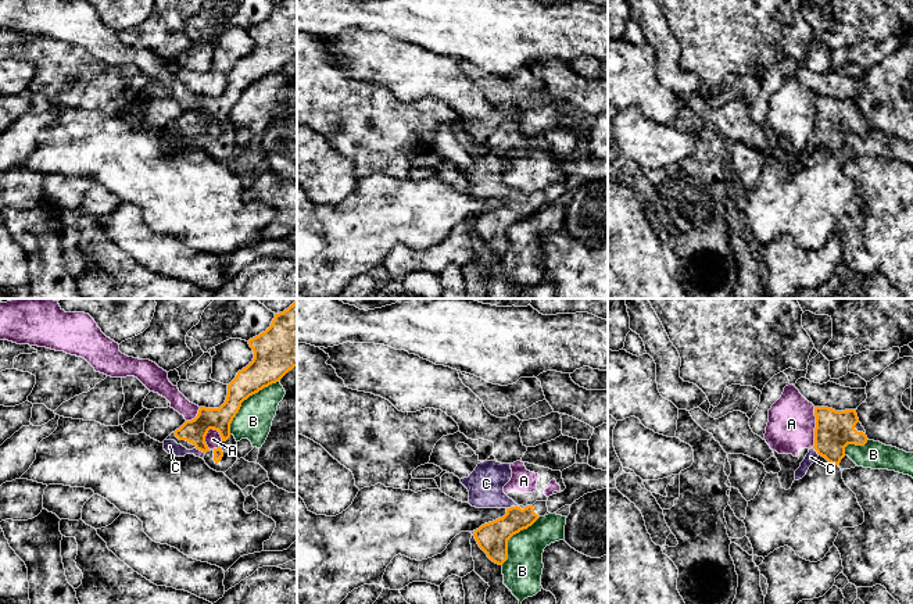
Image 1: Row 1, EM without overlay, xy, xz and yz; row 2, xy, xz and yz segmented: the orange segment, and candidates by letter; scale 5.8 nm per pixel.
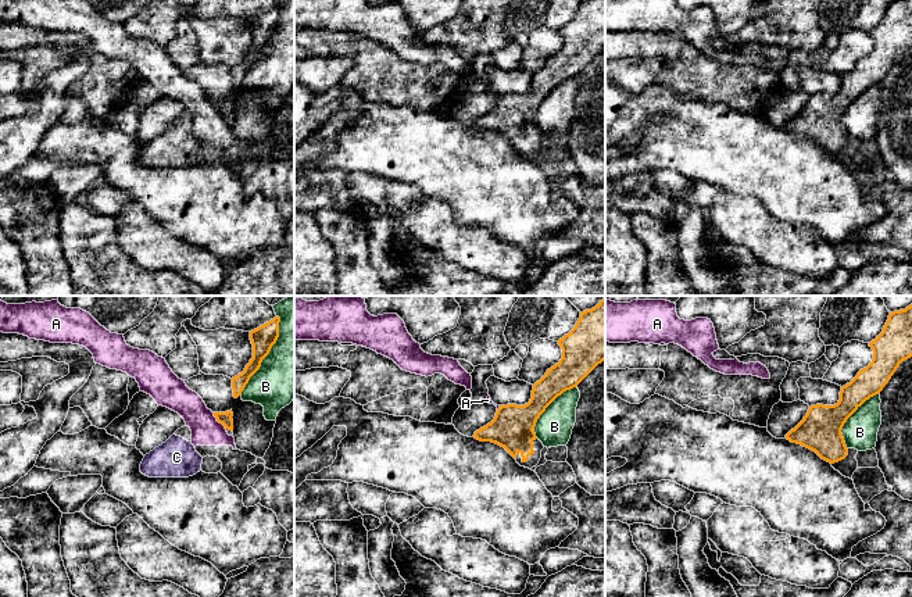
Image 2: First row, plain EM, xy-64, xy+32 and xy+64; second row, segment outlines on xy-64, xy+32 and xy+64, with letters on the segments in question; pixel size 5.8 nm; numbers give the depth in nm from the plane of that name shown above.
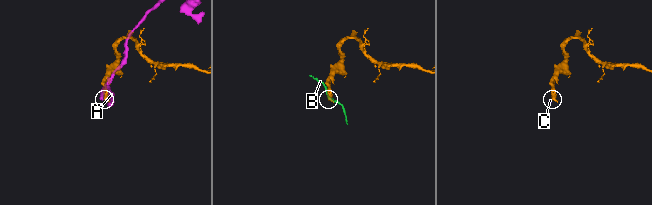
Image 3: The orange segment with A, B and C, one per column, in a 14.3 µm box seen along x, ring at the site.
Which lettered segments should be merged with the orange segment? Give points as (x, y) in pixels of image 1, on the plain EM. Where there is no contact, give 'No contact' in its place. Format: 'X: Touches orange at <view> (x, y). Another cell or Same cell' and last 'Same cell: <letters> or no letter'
A: Touches orange at yz (815, 117). Another cell
B: Touches orange at xy (244, 88). Another cell
C: Touches orange at xz (511, 196). Same cell
Same cell: C

